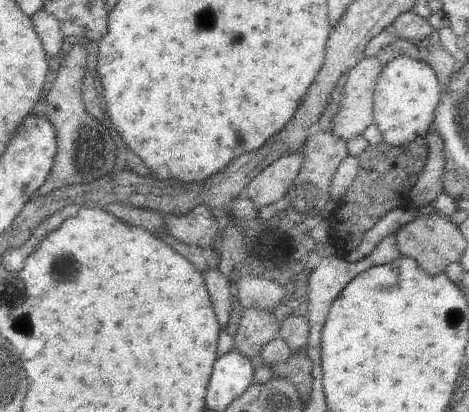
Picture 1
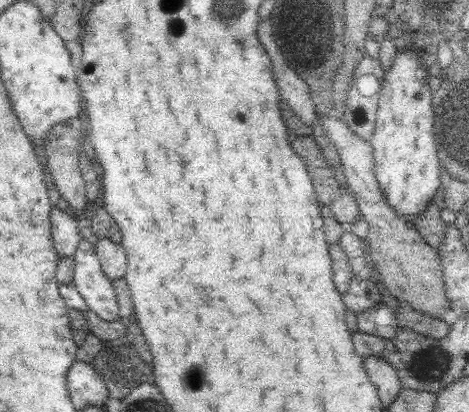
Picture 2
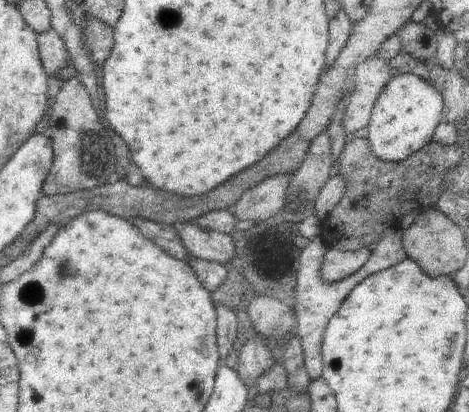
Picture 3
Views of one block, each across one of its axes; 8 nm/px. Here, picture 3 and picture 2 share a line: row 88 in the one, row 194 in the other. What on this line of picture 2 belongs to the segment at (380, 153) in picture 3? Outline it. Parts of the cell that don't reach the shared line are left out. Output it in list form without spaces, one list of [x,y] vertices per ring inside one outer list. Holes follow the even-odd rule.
[[[395,52],[393,66],[383,74],[375,130],[369,140],[373,148],[375,178],[383,198],[387,198],[387,204],[393,206],[395,212],[403,214],[409,222],[413,216],[425,212],[427,204],[441,186],[443,174],[433,138],[433,92],[429,88],[427,72],[429,70],[425,70],[415,52]]]

